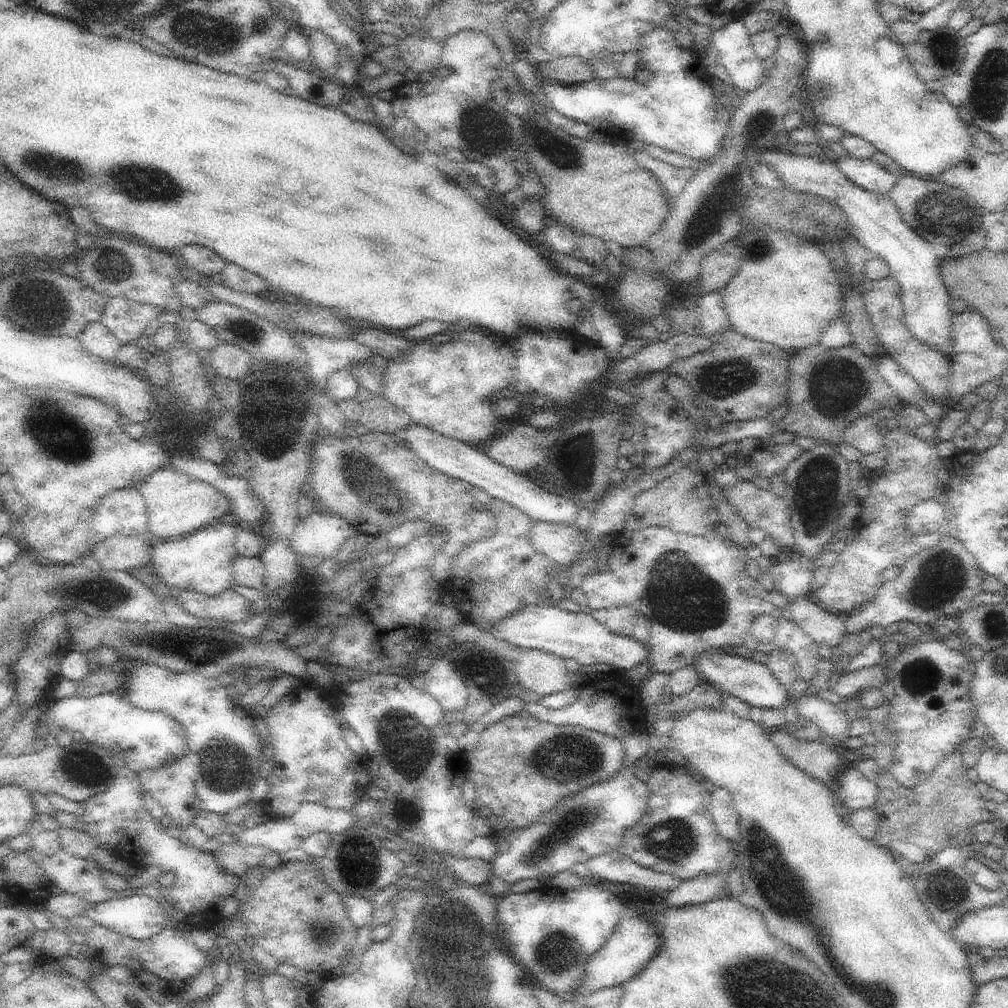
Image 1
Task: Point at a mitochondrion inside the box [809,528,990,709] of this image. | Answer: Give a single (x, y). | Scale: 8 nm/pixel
(940, 577)

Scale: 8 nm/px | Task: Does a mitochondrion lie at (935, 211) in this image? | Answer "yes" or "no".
yes

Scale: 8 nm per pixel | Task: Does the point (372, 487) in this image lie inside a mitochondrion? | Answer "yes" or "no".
yes

